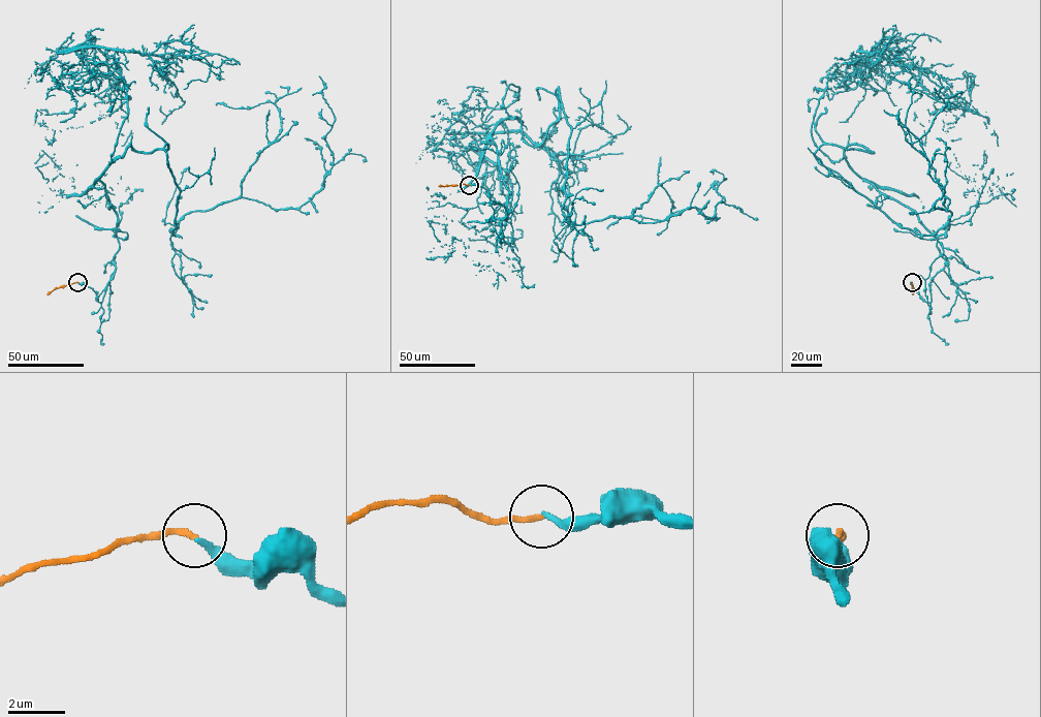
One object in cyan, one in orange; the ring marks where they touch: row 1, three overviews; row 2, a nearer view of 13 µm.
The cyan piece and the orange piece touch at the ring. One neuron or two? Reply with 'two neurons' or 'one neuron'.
one neuron

